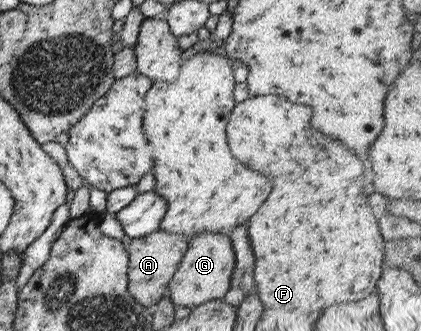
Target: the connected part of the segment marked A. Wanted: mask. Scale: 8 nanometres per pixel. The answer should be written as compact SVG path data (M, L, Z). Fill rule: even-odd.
M157 229L141 238L131 239L129 246L125 246L128 254L127 290L141 306L152 309L164 297L163 292L167 290L173 273L178 270L179 261L185 254L188 241L189 238L185 235Z

